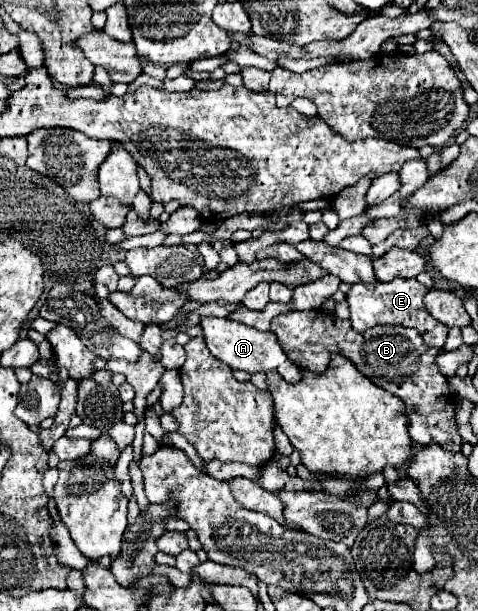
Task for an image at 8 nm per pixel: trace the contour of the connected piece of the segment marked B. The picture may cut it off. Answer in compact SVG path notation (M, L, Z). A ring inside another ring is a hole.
M290 311L276 315L270 331L278 337L290 359L300 367L310 369L312 373L324 373L334 353L350 359L356 369L374 385L398 395L404 401L408 433L412 441L422 447L434 441L446 451L460 451L462 437L458 435L454 405L448 403L454 401L454 397L448 389L446 377L438 371L438 367L434 367L434 355L438 355L442 349L426 347L418 331L406 329L402 325L378 325L370 331L356 333L352 331L348 319L340 319L324 311Z

